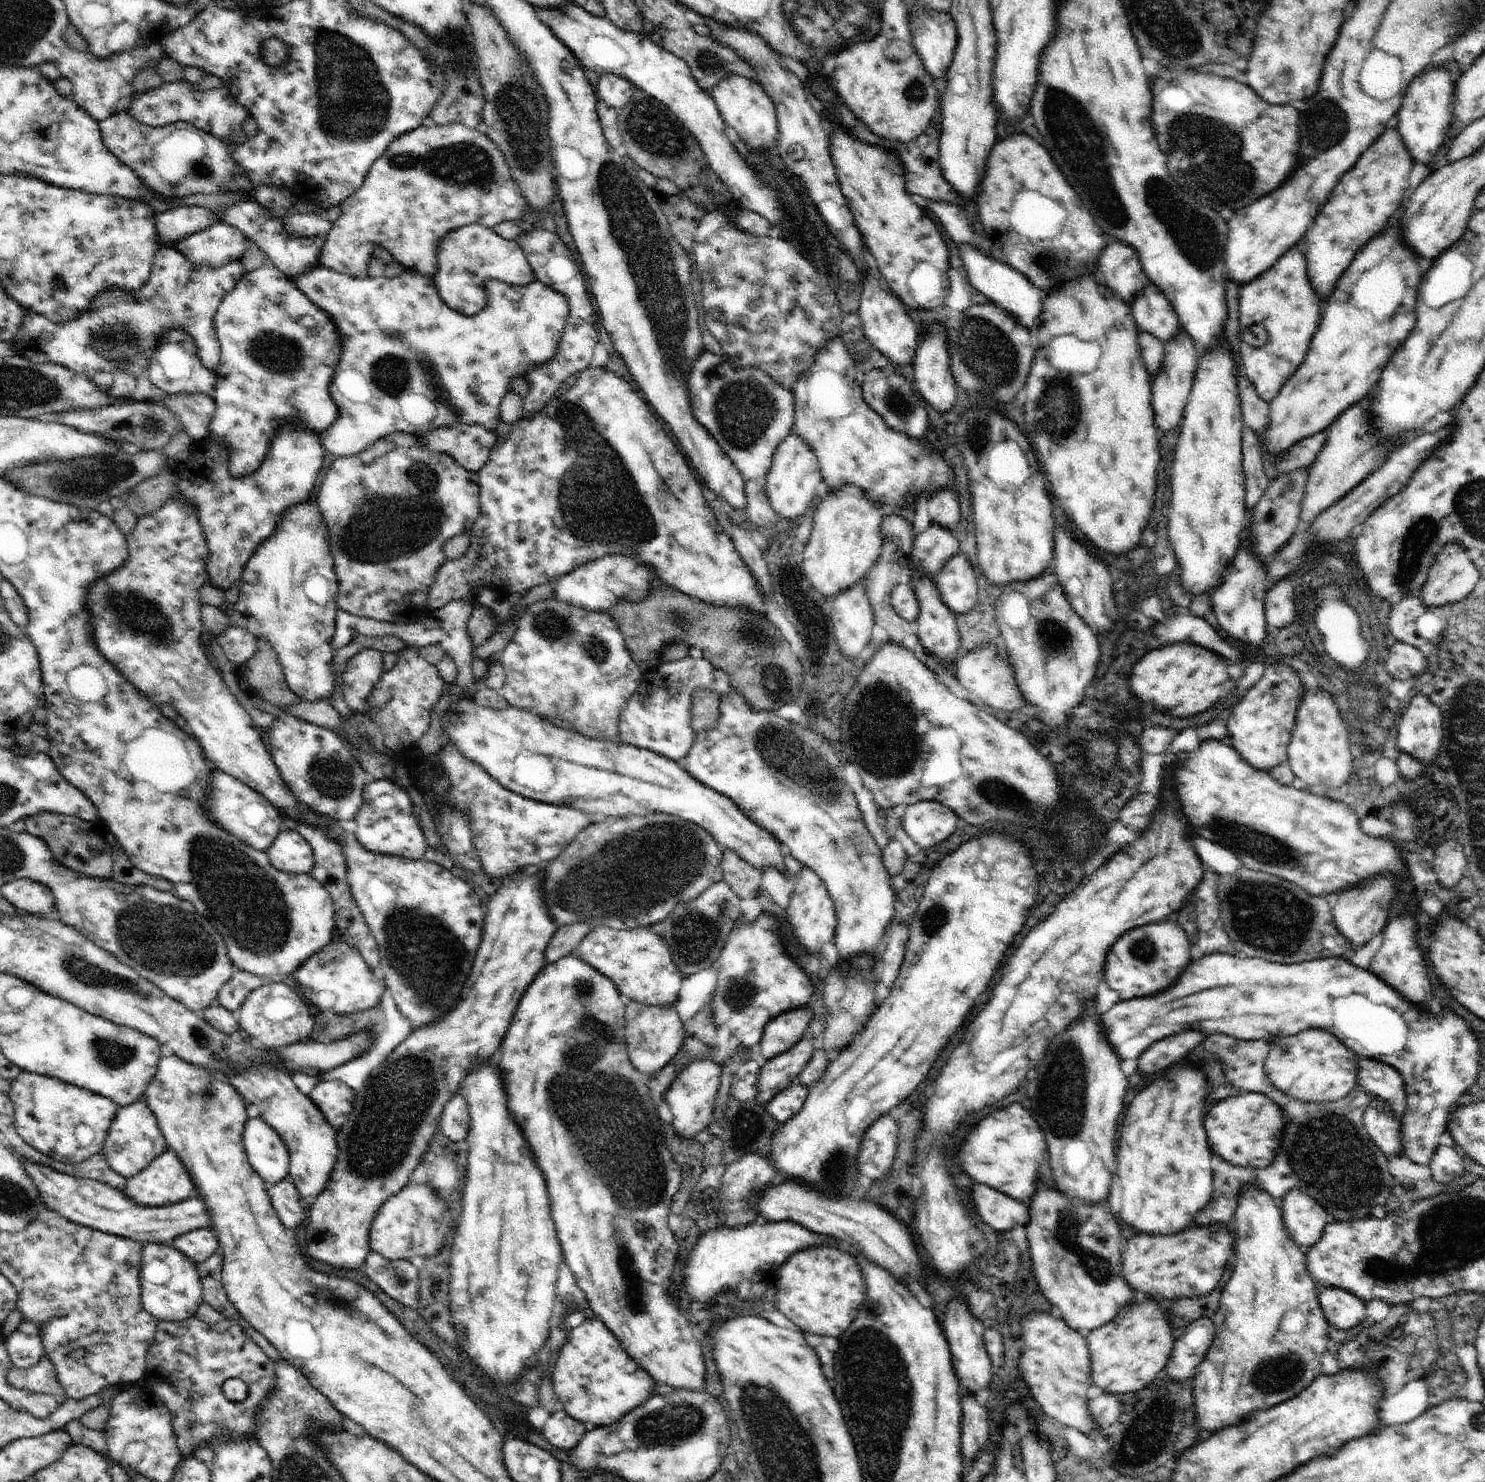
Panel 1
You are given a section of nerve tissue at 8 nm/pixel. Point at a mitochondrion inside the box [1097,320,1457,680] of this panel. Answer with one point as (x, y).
(1411, 548)

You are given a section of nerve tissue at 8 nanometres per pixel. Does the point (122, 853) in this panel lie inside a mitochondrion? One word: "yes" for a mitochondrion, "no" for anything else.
no

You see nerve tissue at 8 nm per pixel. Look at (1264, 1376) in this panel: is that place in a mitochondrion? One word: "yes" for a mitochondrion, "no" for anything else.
yes

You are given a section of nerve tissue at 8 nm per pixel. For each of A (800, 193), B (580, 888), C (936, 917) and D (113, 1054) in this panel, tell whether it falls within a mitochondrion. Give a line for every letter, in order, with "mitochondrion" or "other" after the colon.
A: other
B: mitochondrion
C: mitochondrion
D: mitochondrion

